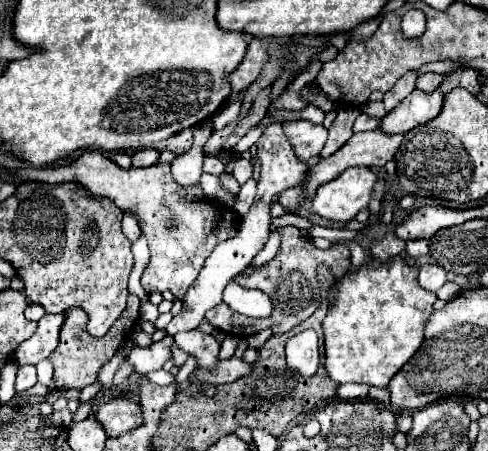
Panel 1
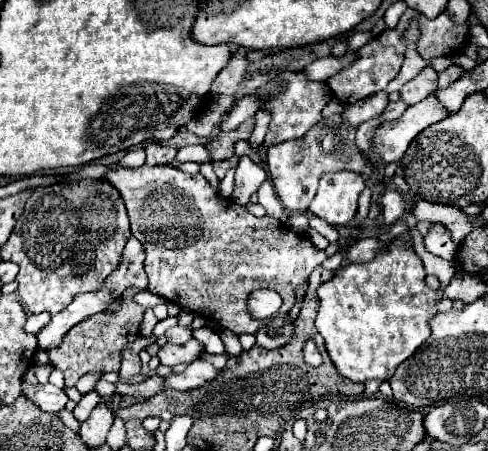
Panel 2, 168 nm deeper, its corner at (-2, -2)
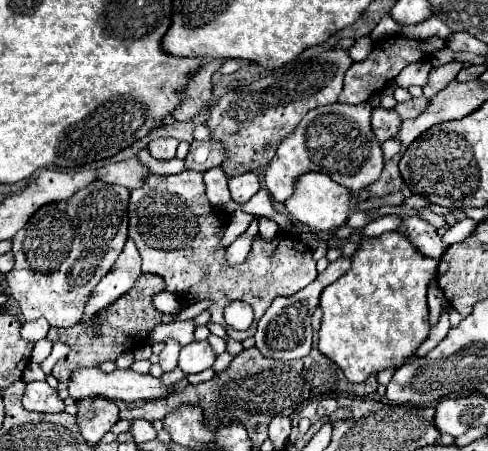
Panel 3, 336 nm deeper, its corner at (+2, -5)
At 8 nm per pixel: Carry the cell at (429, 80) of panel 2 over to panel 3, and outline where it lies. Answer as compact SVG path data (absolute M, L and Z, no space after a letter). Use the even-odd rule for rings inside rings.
M450 61L446 65L440 65L440 67L434 67L430 71L430 79L428 79L428 85L424 87L424 97L432 99L436 93L440 93L440 89L446 89L450 81L456 79L456 75L460 73L462 69L462 63L458 61Z

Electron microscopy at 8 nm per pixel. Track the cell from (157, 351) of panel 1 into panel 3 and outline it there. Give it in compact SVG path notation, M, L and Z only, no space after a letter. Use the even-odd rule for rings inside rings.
M192 341L190 345L180 349L180 361L178 367L190 375L190 373L200 373L208 367L212 367L216 361L216 353L208 345L208 341Z

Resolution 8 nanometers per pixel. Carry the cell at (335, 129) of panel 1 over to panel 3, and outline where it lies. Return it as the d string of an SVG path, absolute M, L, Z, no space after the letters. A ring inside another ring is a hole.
M376 107L372 111L372 131L378 141L394 139L396 133L400 131L400 125L402 125L402 119L394 109Z

